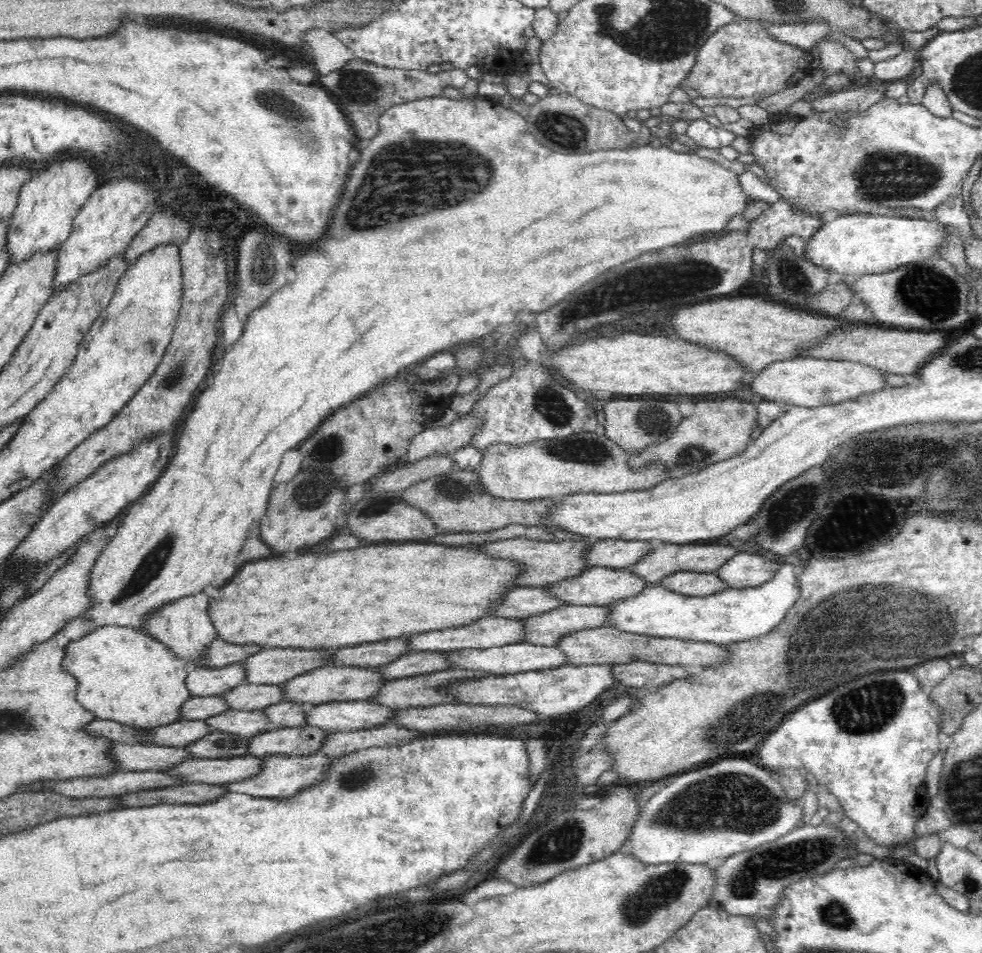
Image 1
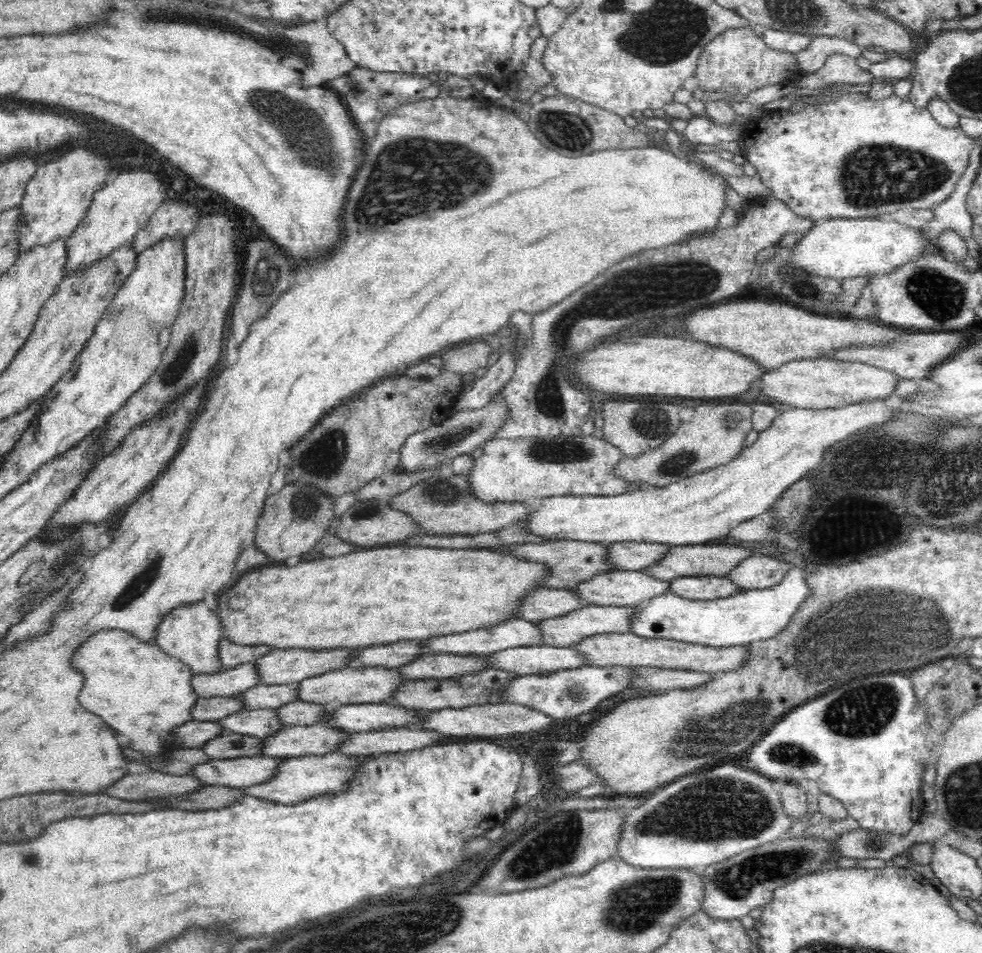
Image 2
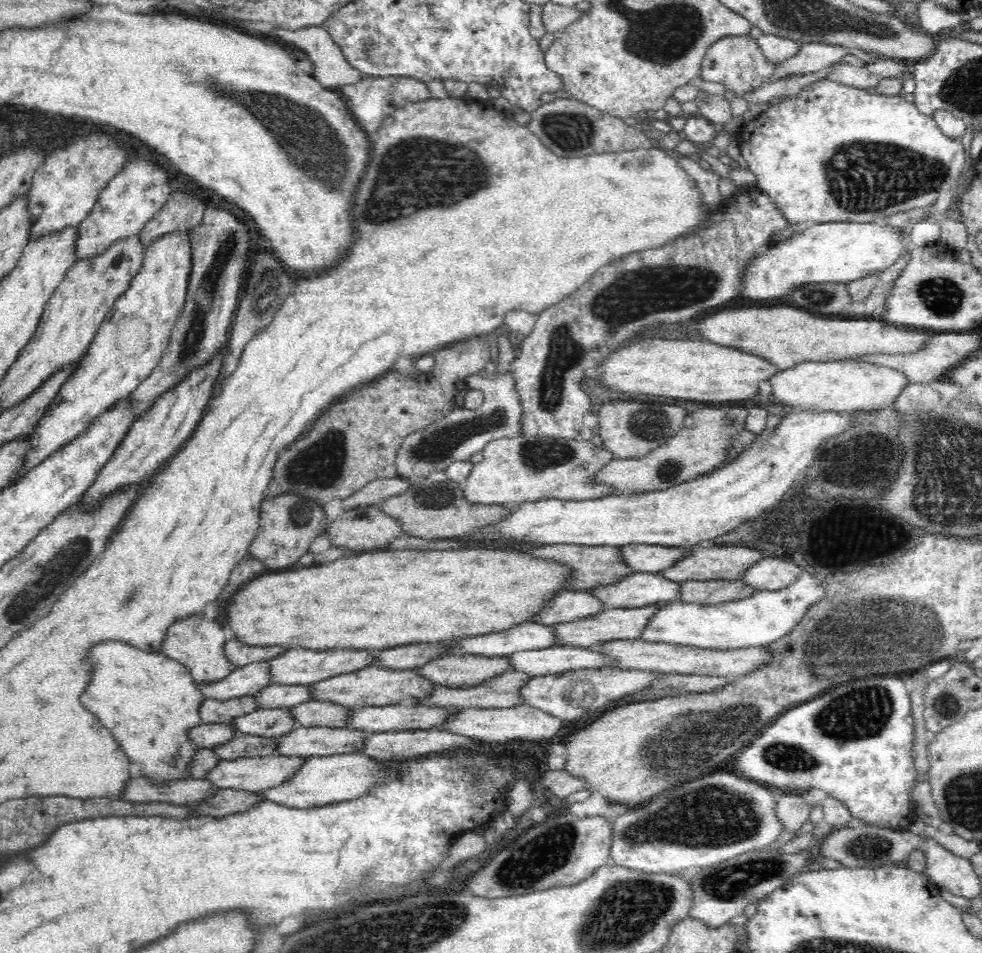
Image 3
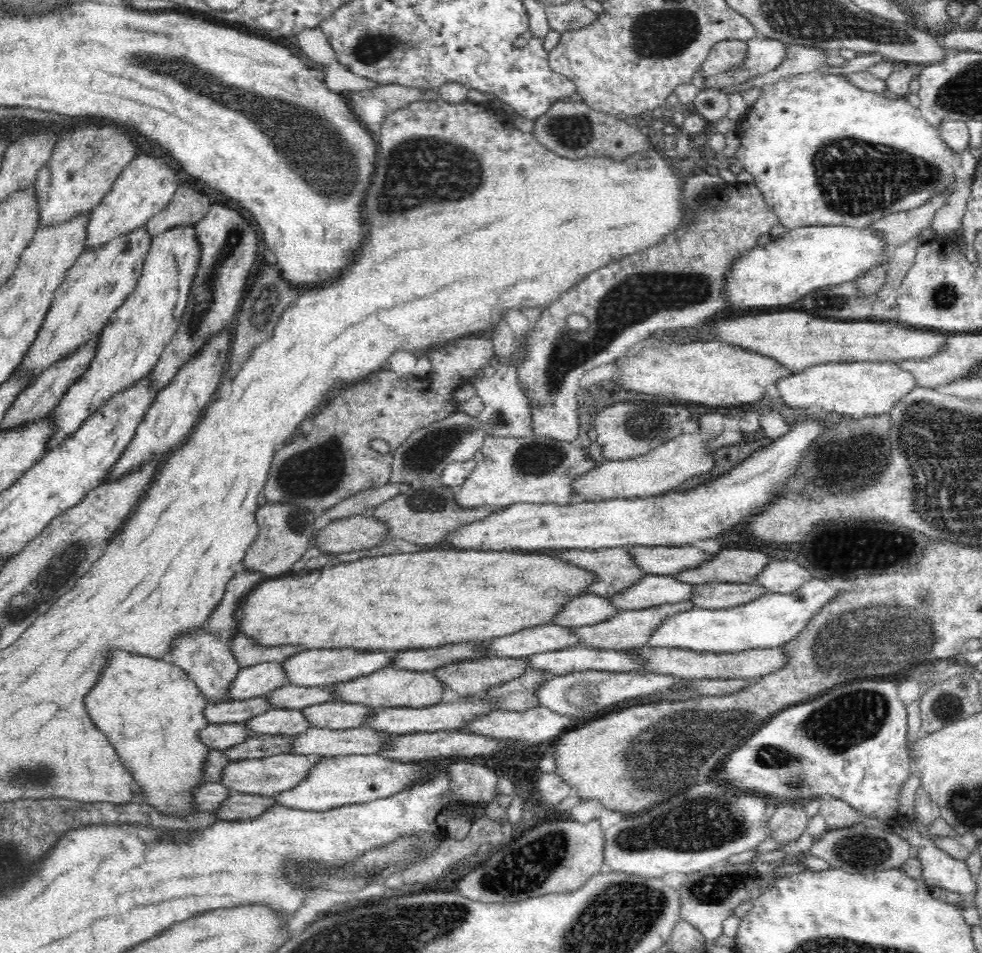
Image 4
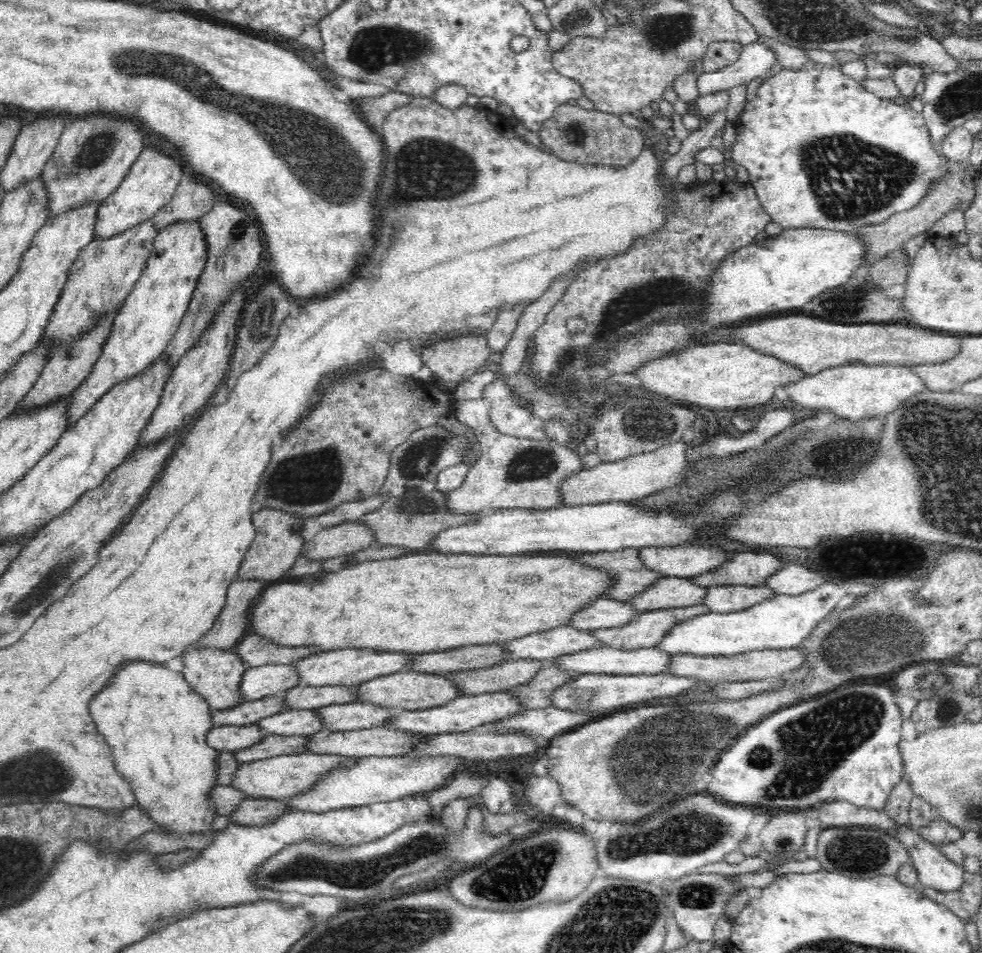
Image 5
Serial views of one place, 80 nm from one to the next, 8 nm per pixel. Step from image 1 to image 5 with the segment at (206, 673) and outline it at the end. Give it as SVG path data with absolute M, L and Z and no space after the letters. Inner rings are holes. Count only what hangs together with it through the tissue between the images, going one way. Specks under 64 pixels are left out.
M293 664L262 665L246 670L241 679L241 694L253 701L298 687L298 673Z

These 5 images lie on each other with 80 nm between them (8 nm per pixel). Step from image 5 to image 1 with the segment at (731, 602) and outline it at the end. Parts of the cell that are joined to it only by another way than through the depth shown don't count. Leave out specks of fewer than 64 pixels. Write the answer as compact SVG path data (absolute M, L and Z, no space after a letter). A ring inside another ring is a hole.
M680 571L661 580L660 586L686 596L710 596L730 586L715 572Z

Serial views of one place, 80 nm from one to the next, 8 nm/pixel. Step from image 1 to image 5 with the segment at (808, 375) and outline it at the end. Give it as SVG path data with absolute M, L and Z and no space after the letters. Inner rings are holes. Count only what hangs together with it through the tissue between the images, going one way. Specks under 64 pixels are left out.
M862 363L845 364L844 367L830 367L828 370L811 374L800 382L784 387L790 401L802 409L831 411L838 417L858 421L864 418L885 417L897 411L902 404L914 396L928 391L925 381L909 366L871 365Z

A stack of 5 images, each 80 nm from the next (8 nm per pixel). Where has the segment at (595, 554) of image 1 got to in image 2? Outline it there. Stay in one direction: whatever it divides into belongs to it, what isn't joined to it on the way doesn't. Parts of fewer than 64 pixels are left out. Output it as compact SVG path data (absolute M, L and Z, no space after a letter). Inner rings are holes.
M610 543L609 564L618 570L641 571L660 563L669 547L662 543Z

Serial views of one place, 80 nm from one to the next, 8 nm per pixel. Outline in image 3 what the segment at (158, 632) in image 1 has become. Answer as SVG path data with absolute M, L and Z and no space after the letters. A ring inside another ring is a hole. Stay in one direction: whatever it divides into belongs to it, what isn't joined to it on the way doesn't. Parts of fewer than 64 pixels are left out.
M202 616L202 620L186 620L186 624L178 624L178 628L174 628L174 632L170 632L170 640L166 640L166 648L162 648L162 655L168 659L172 659L182 663L184 667L191 673L196 684L214 684L221 682L233 674L235 669L232 661L225 655L225 644L230 636L227 627L220 621L206 620L206 616Z

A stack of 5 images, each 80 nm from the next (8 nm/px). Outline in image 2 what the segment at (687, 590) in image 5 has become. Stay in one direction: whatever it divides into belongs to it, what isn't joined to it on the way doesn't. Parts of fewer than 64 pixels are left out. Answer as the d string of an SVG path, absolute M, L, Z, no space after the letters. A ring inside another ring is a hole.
M618 570L606 571L592 579L585 580L578 587L571 588L582 600L592 605L607 607L633 607L648 602L658 595L670 594L669 581L658 580L642 571Z

